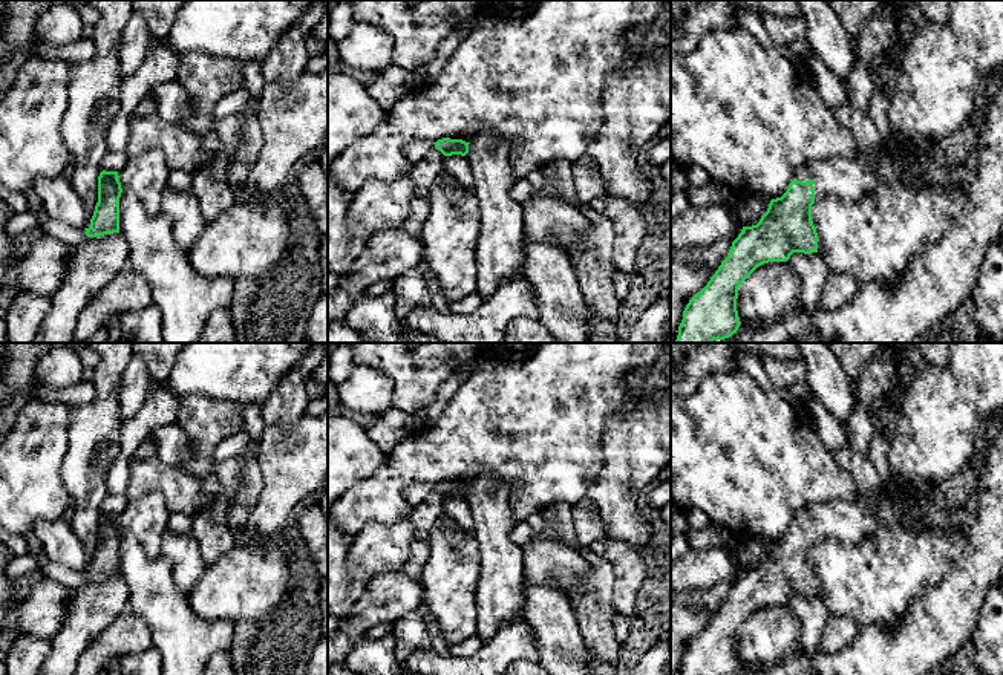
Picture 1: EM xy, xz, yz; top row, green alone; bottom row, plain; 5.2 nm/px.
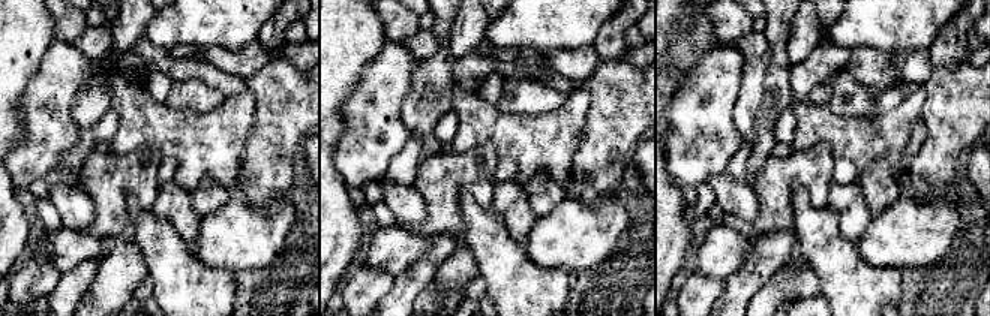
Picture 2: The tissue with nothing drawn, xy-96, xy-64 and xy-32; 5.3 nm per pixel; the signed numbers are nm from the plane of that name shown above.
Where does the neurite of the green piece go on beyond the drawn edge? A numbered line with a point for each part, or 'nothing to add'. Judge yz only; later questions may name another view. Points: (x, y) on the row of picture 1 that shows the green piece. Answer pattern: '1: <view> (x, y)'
1: yz (849, 178)

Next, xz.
1: xz (499, 253)

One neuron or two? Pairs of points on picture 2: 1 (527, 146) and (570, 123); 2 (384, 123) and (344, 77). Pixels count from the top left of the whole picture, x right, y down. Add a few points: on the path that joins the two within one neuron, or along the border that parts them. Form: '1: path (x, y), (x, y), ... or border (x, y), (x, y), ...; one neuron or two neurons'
1: path (537, 143), (548, 143), (560, 132); one neuron
2: border (374, 57), (341, 108), (341, 117), (345, 122); two neurons

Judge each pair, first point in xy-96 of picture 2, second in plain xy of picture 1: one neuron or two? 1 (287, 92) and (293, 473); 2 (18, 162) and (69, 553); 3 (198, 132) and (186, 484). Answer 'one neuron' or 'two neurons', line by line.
1: one neuron
2: two neurons
3: one neuron

